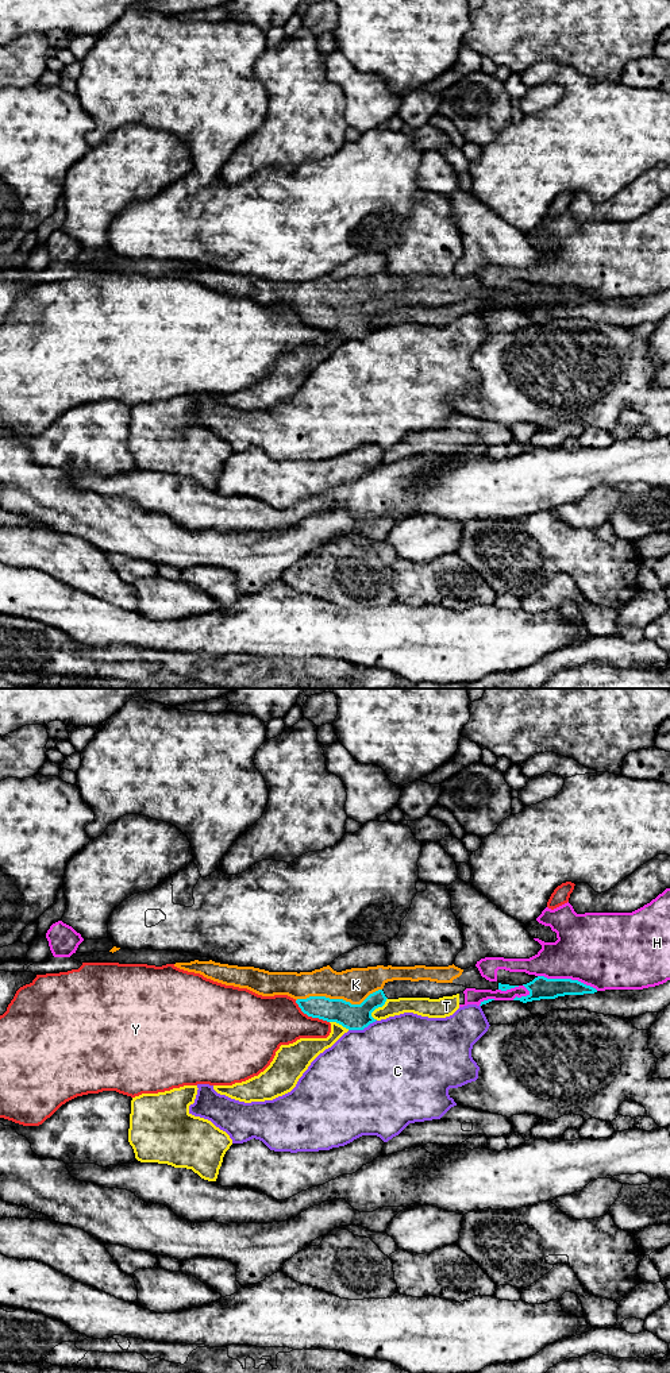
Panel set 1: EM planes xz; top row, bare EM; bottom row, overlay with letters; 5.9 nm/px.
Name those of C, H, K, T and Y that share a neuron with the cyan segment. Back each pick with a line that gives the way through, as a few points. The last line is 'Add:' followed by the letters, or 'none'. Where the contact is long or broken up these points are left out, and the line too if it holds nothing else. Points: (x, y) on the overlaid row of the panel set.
K: runs through xz (354, 1017), (338, 999), (355, 984)
Add: K

